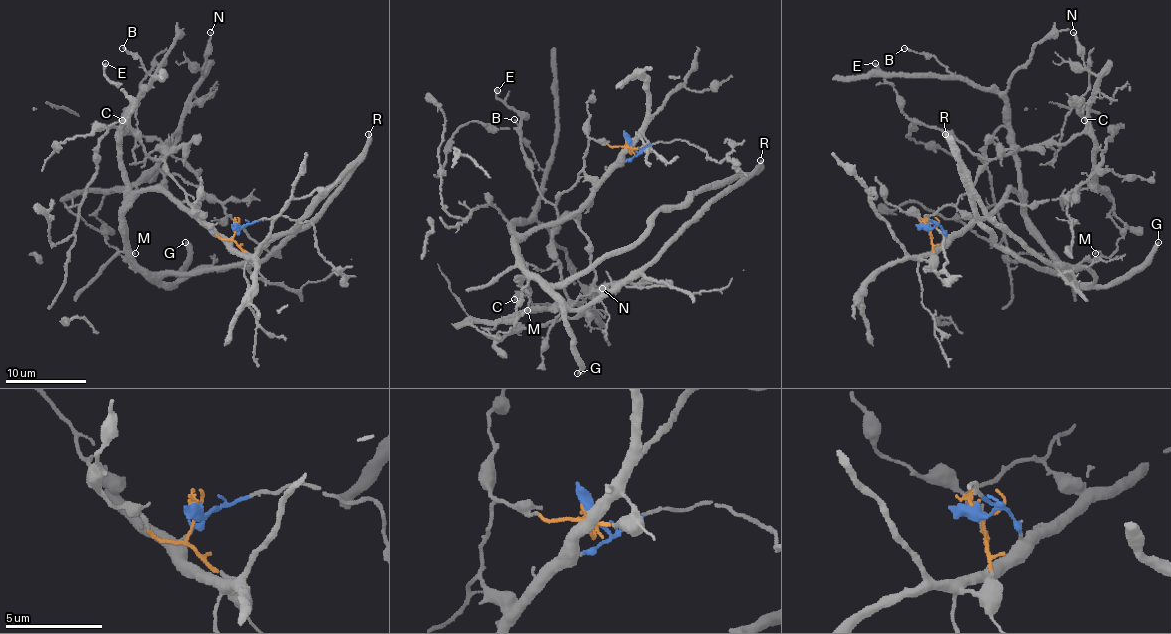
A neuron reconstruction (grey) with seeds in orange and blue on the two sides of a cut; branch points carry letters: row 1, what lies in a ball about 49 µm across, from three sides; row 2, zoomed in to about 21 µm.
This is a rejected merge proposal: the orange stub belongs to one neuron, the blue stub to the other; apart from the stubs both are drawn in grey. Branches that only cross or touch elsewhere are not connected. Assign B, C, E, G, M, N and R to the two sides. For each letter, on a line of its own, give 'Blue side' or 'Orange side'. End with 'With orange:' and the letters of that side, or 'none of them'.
B: Blue side
C: Orange side
E: Orange side
G: Blue side
M: Blue side
N: Orange side
R: Blue side
With orange: C, E, N

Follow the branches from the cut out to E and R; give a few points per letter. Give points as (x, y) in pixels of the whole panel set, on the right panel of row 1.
E: (928, 227), (930, 239), (924, 221), (955, 205), (989, 162), (916, 123), (875, 62)
R: (928, 227), (938, 225), (953, 239), (1012, 190), (1030, 233), (1068, 272), (1028, 265), (995, 243), (945, 133)

